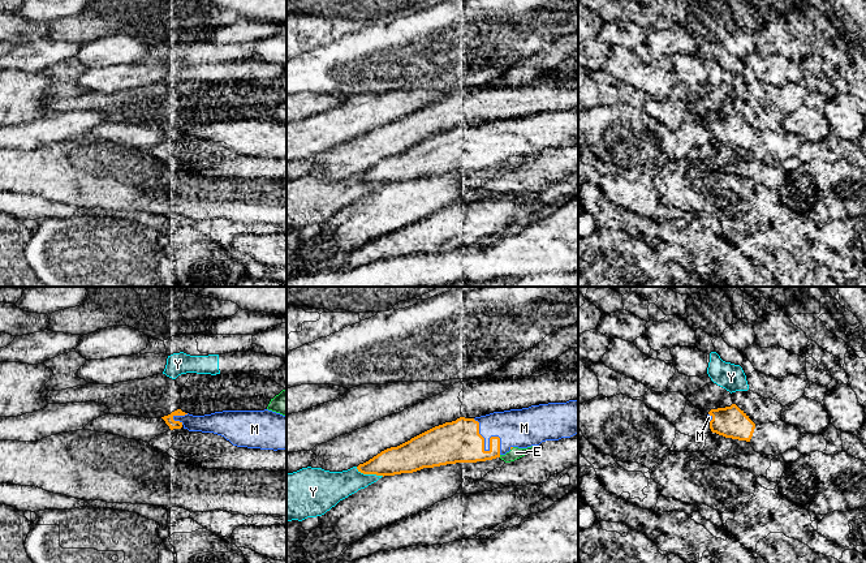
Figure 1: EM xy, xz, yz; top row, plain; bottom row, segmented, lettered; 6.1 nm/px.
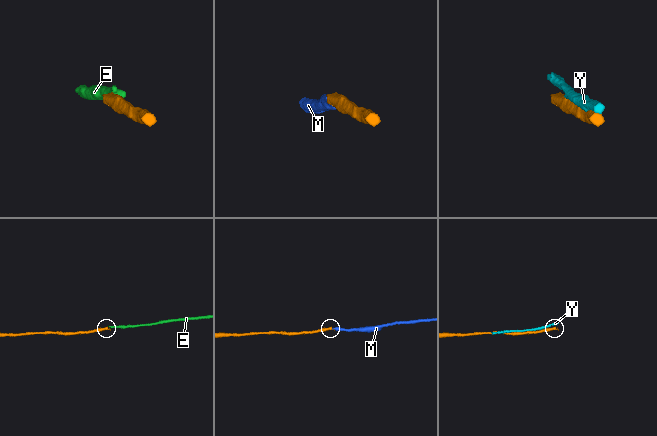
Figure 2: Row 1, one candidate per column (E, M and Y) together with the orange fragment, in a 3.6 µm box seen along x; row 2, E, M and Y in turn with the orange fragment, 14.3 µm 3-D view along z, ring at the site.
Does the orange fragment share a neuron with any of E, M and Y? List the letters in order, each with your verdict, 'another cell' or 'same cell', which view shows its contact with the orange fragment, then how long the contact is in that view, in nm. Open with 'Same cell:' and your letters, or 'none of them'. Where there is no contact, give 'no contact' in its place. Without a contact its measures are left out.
Same cell: M
E: another cell | no contact
M: same cell | xz | 280 nm
Y: another cell | xz | 190 nm

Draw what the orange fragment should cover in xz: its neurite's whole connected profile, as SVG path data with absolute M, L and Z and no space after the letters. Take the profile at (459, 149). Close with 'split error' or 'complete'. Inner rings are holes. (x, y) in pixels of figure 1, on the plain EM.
M578 108L548 111L522 117L494 120L475 126L460 125L435 134L410 149L391 155L357 175L363 182L395 184L456 171L477 171L500 166L513 155L527 156L546 149L578 142Z | split error

